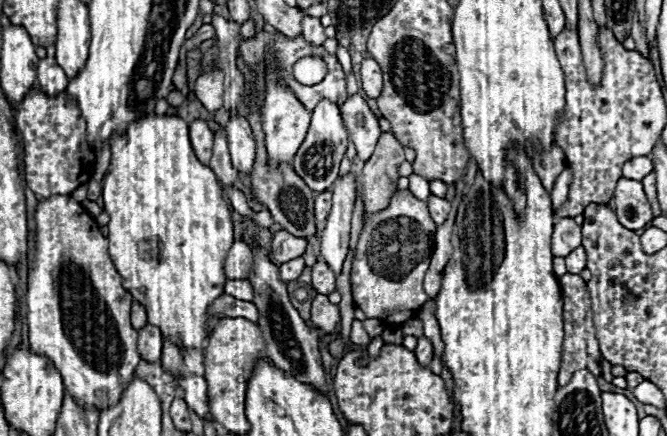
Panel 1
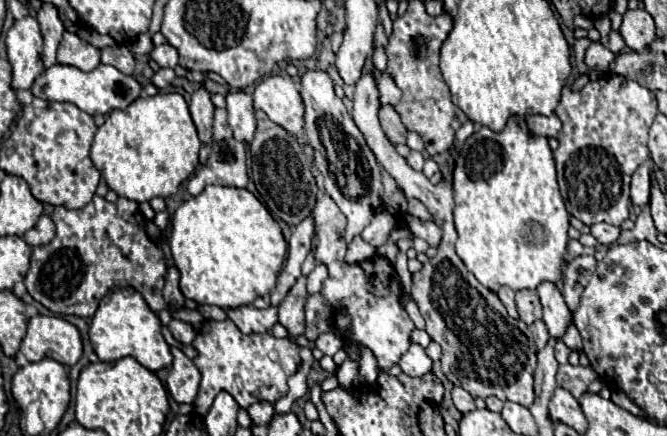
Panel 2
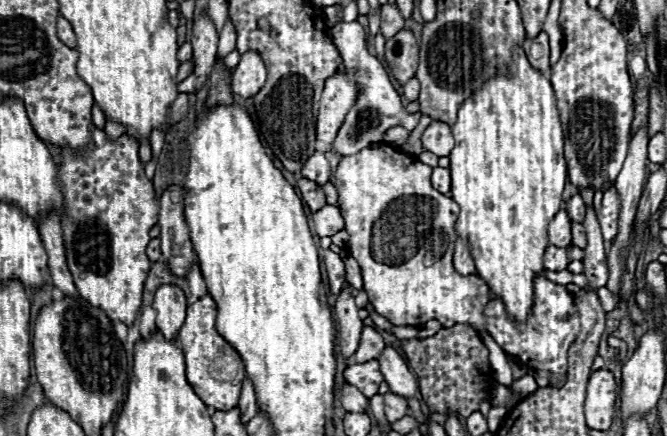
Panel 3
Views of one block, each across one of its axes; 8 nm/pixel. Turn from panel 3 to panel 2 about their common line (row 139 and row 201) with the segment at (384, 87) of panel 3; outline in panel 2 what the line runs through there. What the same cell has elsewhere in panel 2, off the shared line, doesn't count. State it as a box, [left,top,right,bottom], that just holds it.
[302,70,382,242]

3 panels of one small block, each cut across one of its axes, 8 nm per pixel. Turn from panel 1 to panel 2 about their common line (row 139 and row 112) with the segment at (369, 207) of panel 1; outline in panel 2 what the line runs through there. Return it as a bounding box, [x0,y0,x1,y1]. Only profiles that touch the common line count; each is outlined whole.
[380,106,406,146]

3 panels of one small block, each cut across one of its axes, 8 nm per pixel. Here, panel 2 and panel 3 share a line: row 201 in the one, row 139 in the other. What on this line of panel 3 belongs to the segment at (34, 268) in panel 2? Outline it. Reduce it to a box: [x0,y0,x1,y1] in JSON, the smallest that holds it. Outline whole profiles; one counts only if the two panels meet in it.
[58,126,158,326]

